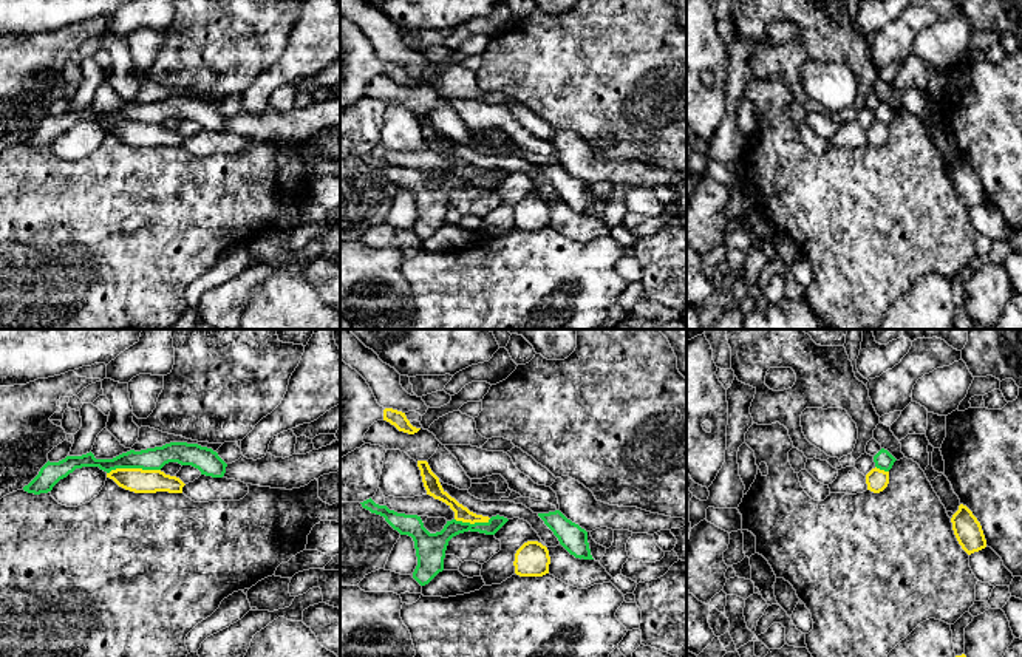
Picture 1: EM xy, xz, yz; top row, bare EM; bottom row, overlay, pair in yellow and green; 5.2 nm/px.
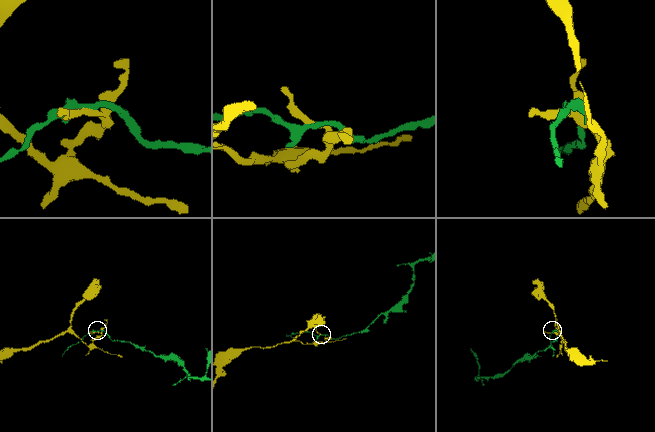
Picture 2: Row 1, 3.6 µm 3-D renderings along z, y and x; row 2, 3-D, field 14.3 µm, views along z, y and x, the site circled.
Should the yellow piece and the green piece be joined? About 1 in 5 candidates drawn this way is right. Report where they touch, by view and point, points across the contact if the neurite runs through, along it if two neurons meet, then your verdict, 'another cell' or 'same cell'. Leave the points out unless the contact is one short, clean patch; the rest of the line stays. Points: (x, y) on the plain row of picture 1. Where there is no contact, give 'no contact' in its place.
xy (133, 122) | along xy (160, 122), (112, 122), (107, 127) | another cell

